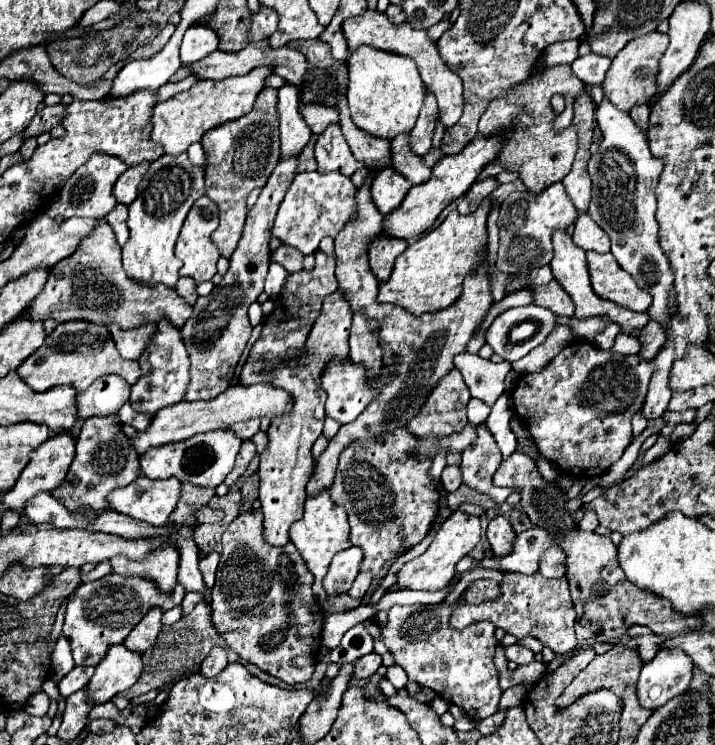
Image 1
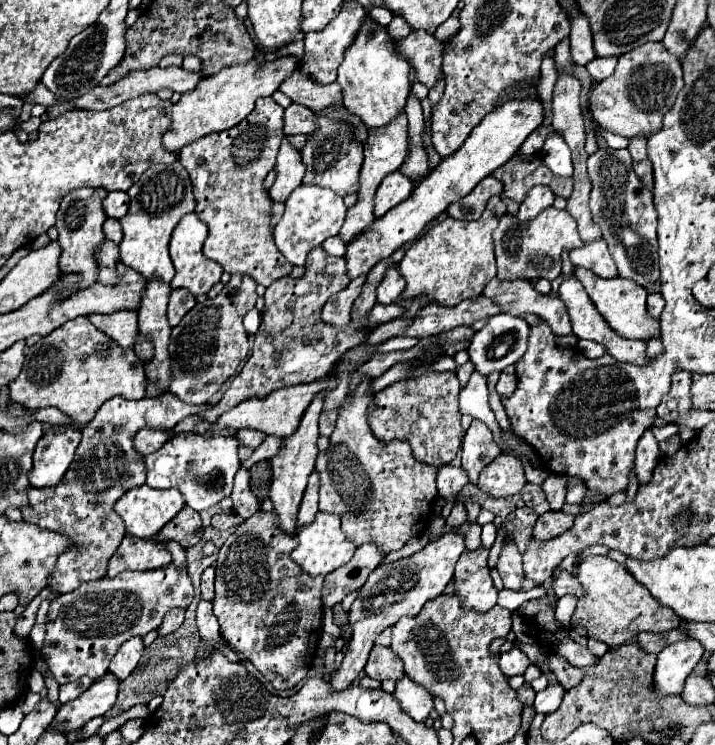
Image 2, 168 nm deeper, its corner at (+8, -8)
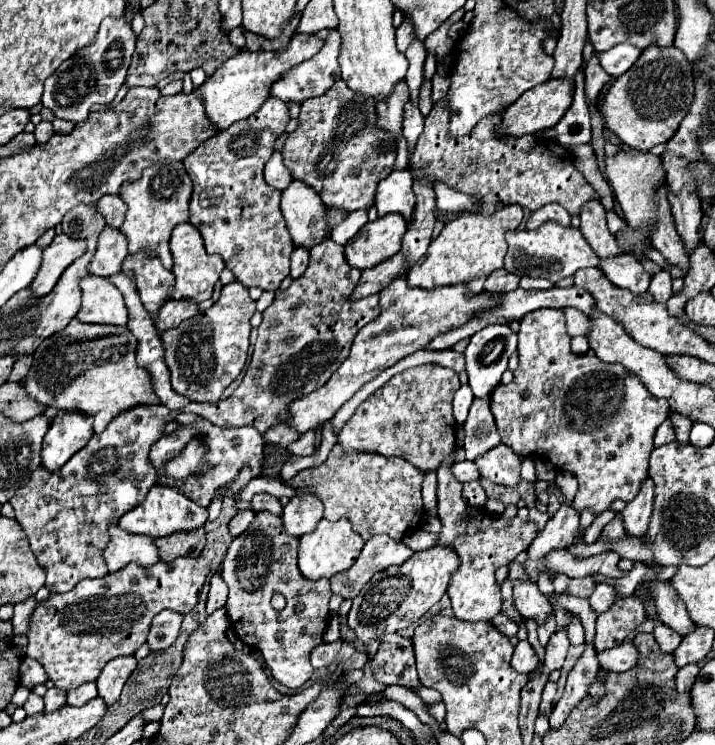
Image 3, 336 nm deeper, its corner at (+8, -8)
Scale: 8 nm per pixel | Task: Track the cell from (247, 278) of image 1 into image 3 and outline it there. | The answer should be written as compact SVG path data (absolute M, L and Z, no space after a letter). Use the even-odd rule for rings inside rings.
M231 281L223 287L221 297L209 309L199 311L195 317L183 321L175 329L161 335L165 347L165 363L171 371L173 391L189 401L215 403L221 393L239 377L245 367L249 351L249 319L255 313L255 301L243 283Z

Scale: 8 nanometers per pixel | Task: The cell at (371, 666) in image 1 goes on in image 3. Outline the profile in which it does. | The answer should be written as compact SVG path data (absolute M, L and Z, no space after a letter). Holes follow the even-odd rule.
M389 633L381 639L379 651L371 659L371 671L373 677L383 685L403 685L409 689L423 687L415 671L411 641L397 633Z

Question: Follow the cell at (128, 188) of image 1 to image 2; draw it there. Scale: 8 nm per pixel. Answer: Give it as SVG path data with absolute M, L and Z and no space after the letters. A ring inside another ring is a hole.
M111 191L103 199L103 211L111 219L121 219L127 213L127 209L129 209L129 197L123 191Z

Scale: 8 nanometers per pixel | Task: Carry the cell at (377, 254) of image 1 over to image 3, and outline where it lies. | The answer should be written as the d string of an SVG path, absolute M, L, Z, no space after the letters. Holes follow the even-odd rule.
M403 277L393 279L379 293L381 315L375 321L367 323L357 333L357 337L353 339L349 357L329 377L329 381L323 387L311 391L305 397L299 397L299 399L291 401L291 405L287 407L287 417L283 419L285 425L295 429L297 433L305 433L305 431L313 429L317 423L323 423L323 421L331 419L337 413L337 409L345 401L349 401L361 389L363 383L377 377L379 371L397 363L401 357L423 349L437 333L443 333L443 331L465 325L469 321L469 317L473 317L479 309L483 309L483 305L491 305L491 301L487 301L487 295L489 293L467 297L465 295L465 285L435 287L431 291L413 289L405 283Z

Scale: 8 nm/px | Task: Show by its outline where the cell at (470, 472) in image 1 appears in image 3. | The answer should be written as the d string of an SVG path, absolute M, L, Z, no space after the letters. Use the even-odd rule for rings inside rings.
M475 399L469 417L465 421L465 443L463 449L467 453L467 461L475 461L479 455L487 453L495 445L501 443L501 437L497 433L493 413L489 409L489 403Z

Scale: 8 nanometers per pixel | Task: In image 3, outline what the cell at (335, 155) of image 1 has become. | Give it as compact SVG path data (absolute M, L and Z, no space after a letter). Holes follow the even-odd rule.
M341 79L335 81L335 85L327 89L321 97L303 101L301 113L299 113L301 129L297 129L287 137L285 147L281 151L285 167L291 171L295 179L313 187L323 199L323 203L339 205L341 209L347 209L347 211L371 207L375 199L373 195L375 195L377 183L383 177L387 177L387 173L393 171L393 163L397 155L397 153L379 153L379 145L375 145L375 141L379 141L383 133L379 133L379 129L375 129L371 121L375 121L375 105L371 105L371 101L363 101L363 97L355 97L355 93L351 93L351 89Z

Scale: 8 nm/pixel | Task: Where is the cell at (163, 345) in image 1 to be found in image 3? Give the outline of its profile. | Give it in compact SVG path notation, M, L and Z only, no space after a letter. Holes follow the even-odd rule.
M145 253L127 255L121 269L135 273L141 301L151 319L157 319L161 305L171 299L171 291L175 285L173 273L163 269L157 257L147 257Z

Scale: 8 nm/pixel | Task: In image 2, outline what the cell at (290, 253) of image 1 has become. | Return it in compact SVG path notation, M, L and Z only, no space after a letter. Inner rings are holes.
M259 97L255 109L247 119L235 125L229 131L207 135L195 143L189 143L179 151L179 161L189 171L193 193L195 193L195 213L197 217L209 227L209 235L203 245L203 253L207 259L215 259L227 273L235 275L249 275L259 285L269 287L275 279L281 279L291 273L293 265L281 255L273 241L271 233L271 197L269 191L263 187L263 179L275 167L275 157L281 145L283 133L283 107L277 105L271 97Z

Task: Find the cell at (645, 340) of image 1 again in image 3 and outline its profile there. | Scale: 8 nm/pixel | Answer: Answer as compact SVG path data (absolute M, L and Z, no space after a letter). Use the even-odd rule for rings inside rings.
M659 271L649 285L649 291L655 299L655 303L665 303L671 295L671 275L667 271Z

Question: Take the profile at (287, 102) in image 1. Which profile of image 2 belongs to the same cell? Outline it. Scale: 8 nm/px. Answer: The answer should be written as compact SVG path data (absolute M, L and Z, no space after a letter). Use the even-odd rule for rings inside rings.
M283 139L281 143L275 169L277 169L277 179L269 189L269 193L273 201L285 203L287 197L301 185L301 179L305 175L305 165L301 163L301 155L295 147L289 145L287 139Z

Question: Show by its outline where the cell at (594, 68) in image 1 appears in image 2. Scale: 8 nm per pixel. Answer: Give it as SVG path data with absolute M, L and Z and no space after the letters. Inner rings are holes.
M597 57L597 59L593 59L589 65L587 65L587 69L589 69L589 73L591 73L591 77L593 77L593 81L603 81L603 79L607 79L609 75L613 75L613 71L615 71L615 65L617 65L617 57Z

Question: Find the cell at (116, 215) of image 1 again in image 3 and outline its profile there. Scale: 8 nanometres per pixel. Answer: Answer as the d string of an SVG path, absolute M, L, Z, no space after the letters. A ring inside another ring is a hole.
M107 225L99 237L97 253L89 269L93 275L109 277L121 271L121 263L125 261L125 257L127 257L127 237L119 229L111 229Z

